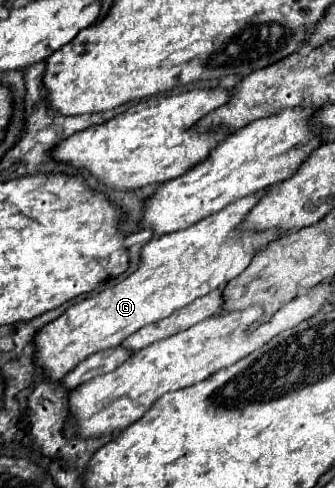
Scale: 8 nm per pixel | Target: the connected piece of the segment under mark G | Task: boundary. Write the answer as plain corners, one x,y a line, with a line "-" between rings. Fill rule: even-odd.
264,190
244,196
224,210
192,224
190,228
150,240
142,248
142,262
134,274
116,286
70,306
66,314
46,324
36,334
34,354
36,364
42,366
46,378
64,378
84,358
100,350
120,346
122,340
126,340
142,326
170,316
174,310
212,290
224,288
232,278
236,278
250,264
254,254
262,252
270,242
284,234
280,230
240,230
246,214
256,206
262,194

